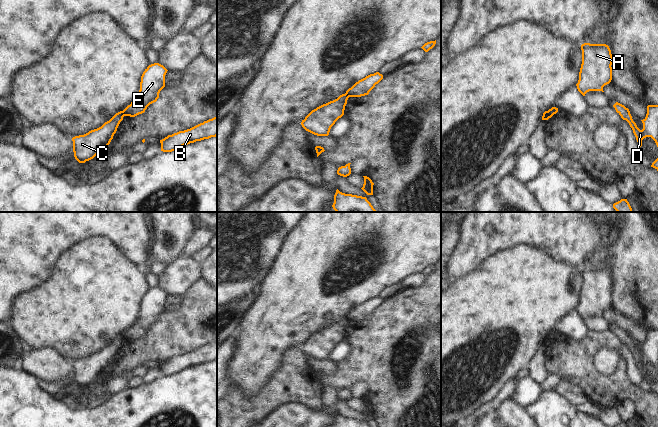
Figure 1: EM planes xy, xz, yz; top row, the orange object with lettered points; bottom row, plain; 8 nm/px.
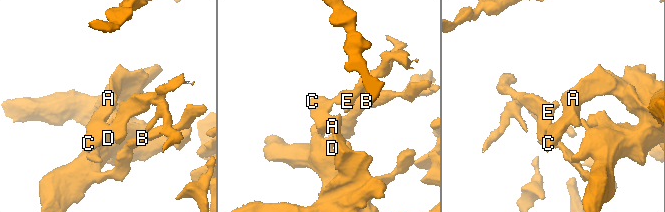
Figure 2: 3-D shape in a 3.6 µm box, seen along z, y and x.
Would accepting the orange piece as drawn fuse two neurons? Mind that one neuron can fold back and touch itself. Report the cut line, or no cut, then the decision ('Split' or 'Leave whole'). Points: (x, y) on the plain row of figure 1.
Split along xy (121, 335), (124, 339). Split.

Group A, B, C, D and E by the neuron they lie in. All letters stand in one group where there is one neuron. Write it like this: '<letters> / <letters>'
A B C D / E

